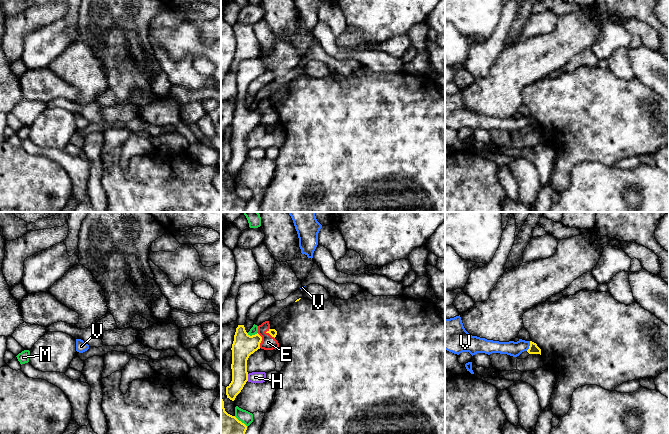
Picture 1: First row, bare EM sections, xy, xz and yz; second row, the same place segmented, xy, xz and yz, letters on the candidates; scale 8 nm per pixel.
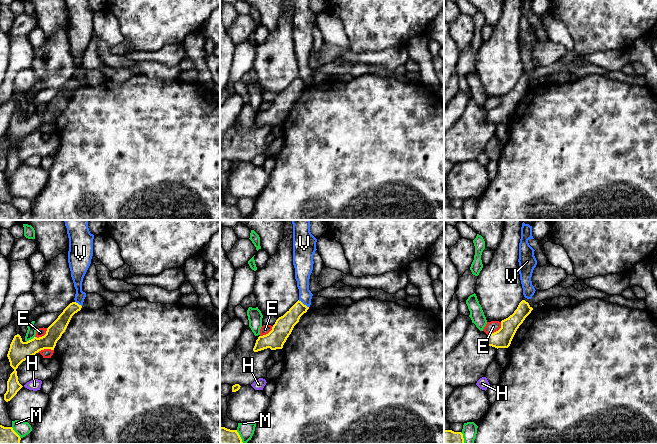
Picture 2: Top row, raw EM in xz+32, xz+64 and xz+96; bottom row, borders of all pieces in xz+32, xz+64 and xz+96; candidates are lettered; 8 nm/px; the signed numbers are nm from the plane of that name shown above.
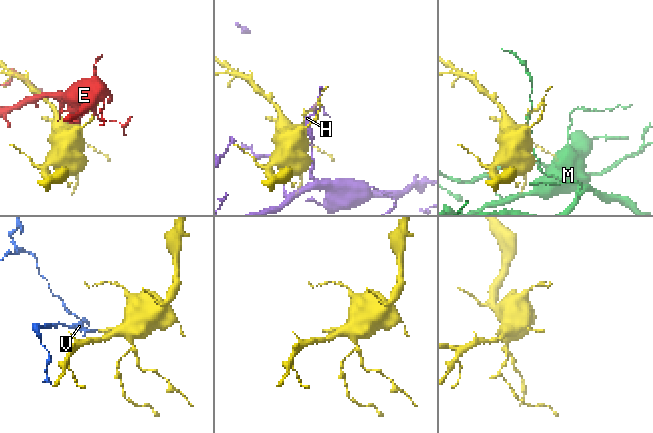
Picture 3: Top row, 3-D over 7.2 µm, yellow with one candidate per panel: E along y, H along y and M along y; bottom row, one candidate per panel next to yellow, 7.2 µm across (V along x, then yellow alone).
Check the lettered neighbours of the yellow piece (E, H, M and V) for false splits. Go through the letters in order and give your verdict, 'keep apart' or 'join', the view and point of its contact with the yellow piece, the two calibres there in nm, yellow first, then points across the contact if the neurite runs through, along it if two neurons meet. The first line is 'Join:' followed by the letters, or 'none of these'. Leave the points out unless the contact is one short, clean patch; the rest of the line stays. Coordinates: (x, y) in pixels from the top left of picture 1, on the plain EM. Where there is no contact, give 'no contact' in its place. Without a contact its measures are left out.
Join: none of these
E: keep apart | xz (261, 116) | 180/120 nm
H: keep apart | xz (247, 153) | 170/100 nm
M: keep apart | xz (252, 111) | 180/60 nm
V: keep apart | yz (529, 122) | 80/120 nm | along yz (530, 117), (530, 121), (526, 126)

